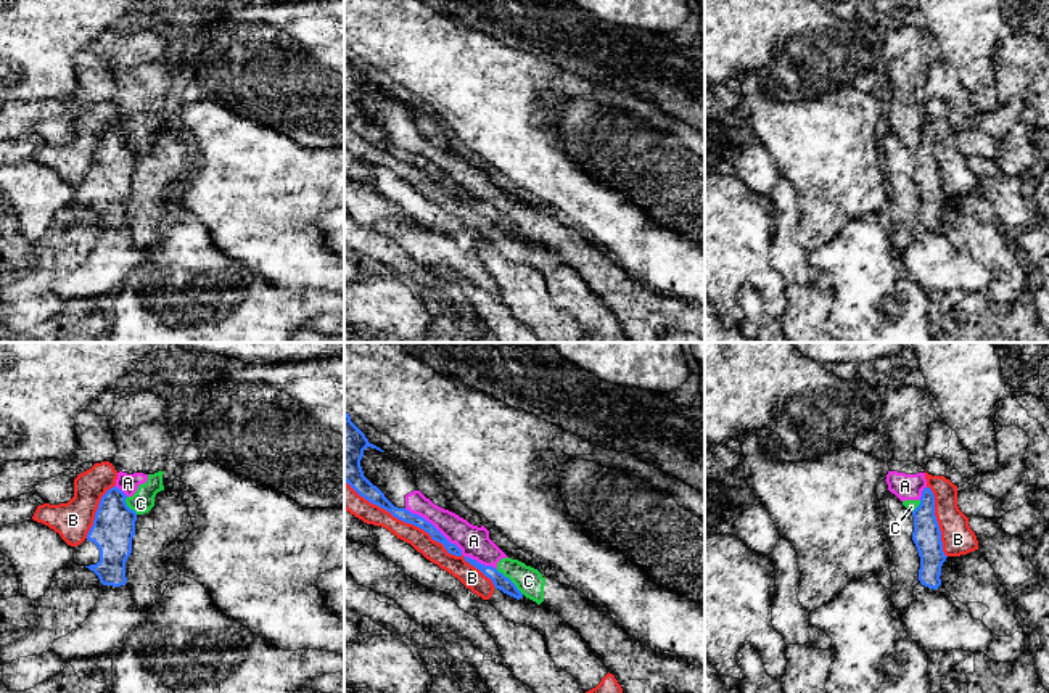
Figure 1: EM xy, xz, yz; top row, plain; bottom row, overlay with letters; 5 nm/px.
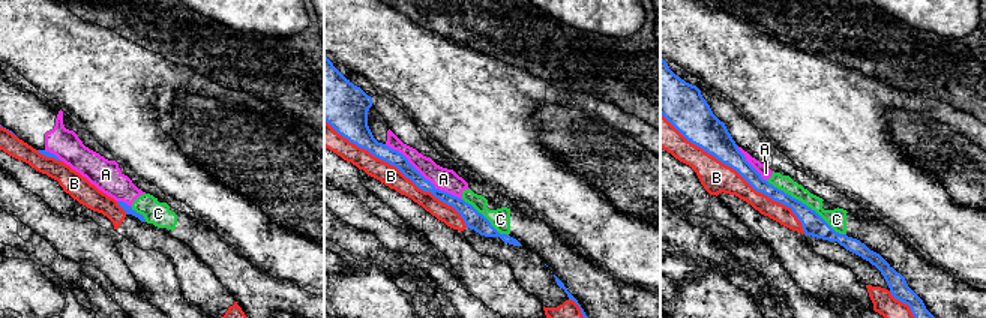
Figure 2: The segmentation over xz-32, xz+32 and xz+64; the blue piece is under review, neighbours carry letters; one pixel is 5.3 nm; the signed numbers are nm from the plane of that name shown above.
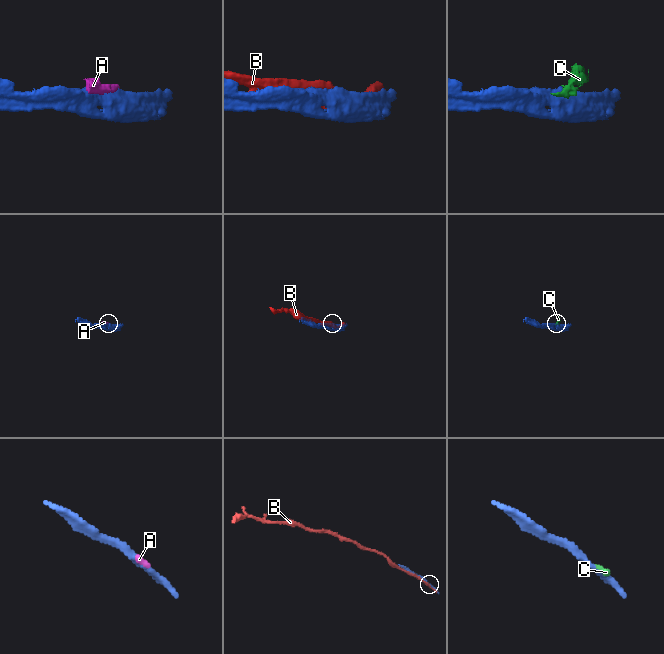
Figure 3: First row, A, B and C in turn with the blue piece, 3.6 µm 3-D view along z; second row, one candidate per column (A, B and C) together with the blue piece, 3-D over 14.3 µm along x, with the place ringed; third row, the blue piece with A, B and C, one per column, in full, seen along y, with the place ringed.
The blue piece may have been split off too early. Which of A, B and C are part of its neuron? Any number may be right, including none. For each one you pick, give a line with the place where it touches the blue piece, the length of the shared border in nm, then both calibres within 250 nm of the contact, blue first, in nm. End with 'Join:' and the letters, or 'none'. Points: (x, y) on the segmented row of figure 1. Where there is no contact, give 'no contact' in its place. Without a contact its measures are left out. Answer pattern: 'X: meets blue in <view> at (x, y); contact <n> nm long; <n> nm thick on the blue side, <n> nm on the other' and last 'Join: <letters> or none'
Join: none

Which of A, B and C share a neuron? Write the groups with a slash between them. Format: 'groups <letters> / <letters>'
groups A C / B

